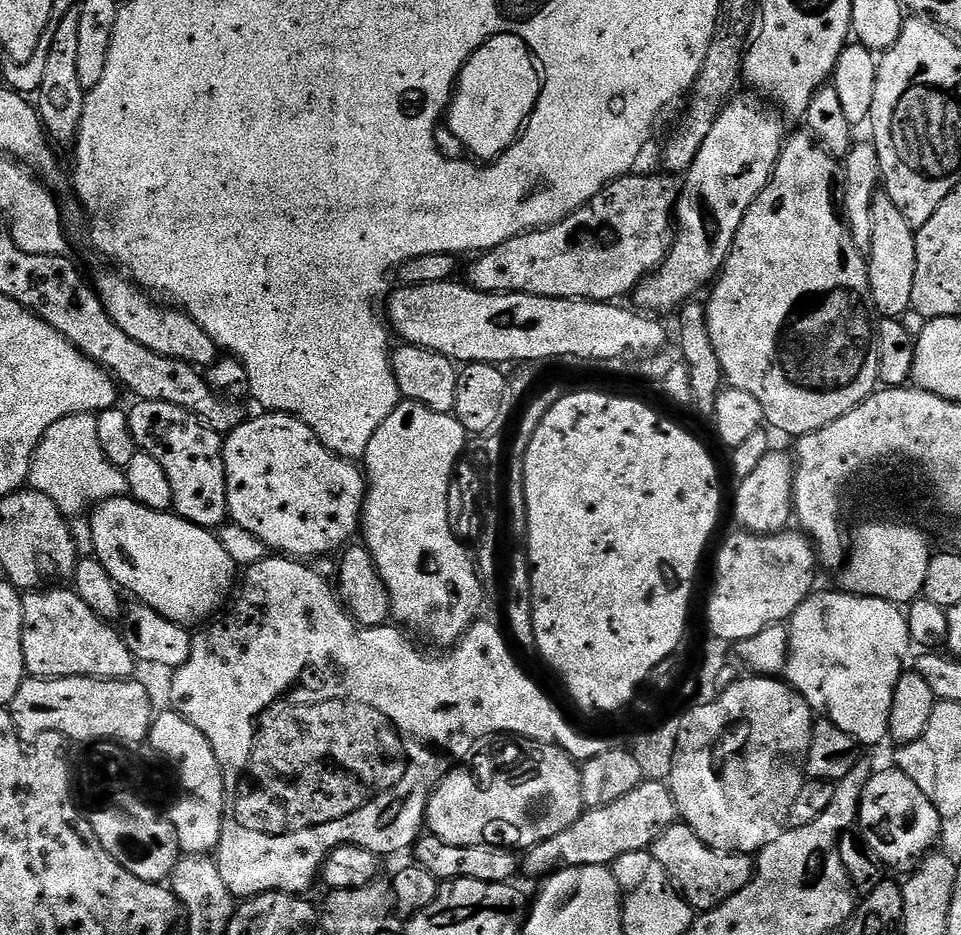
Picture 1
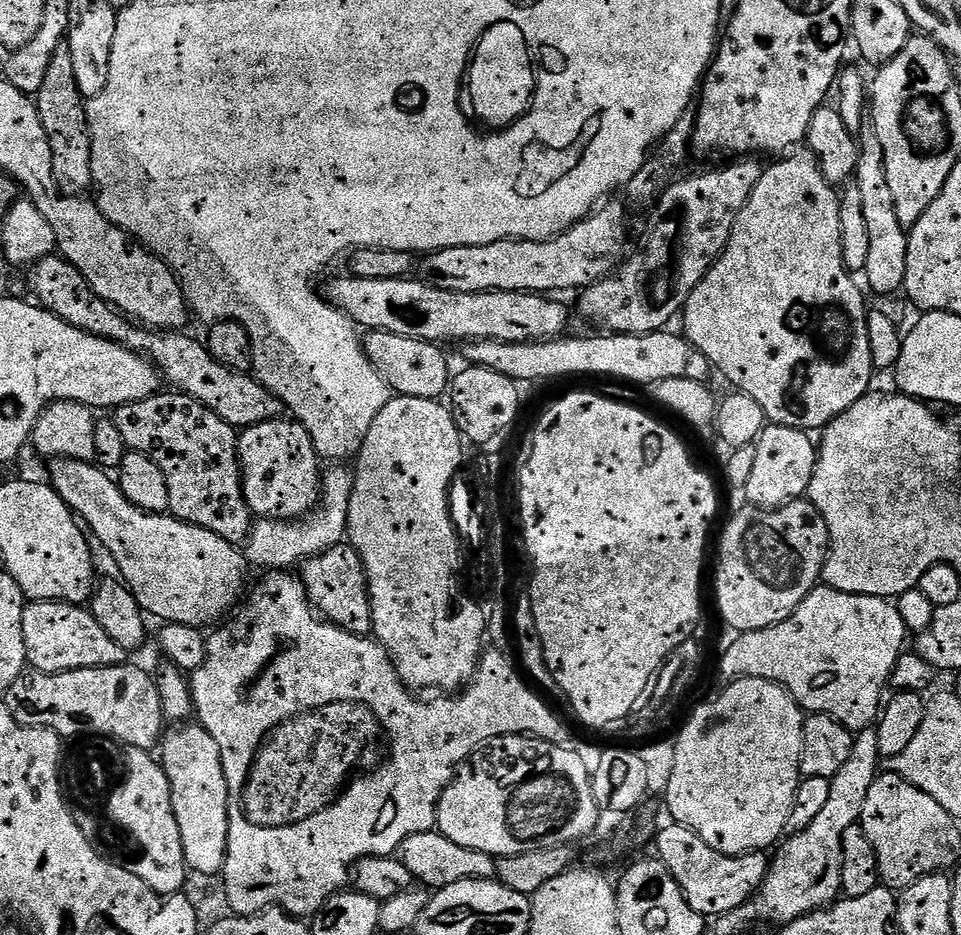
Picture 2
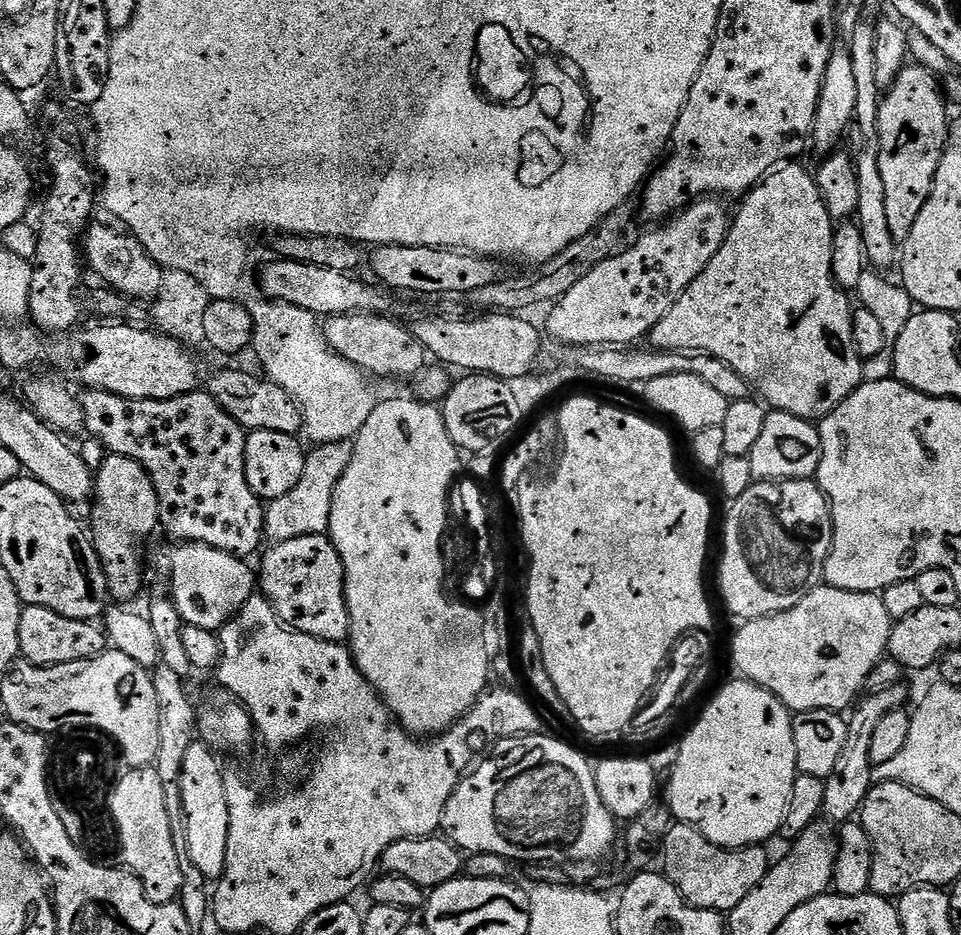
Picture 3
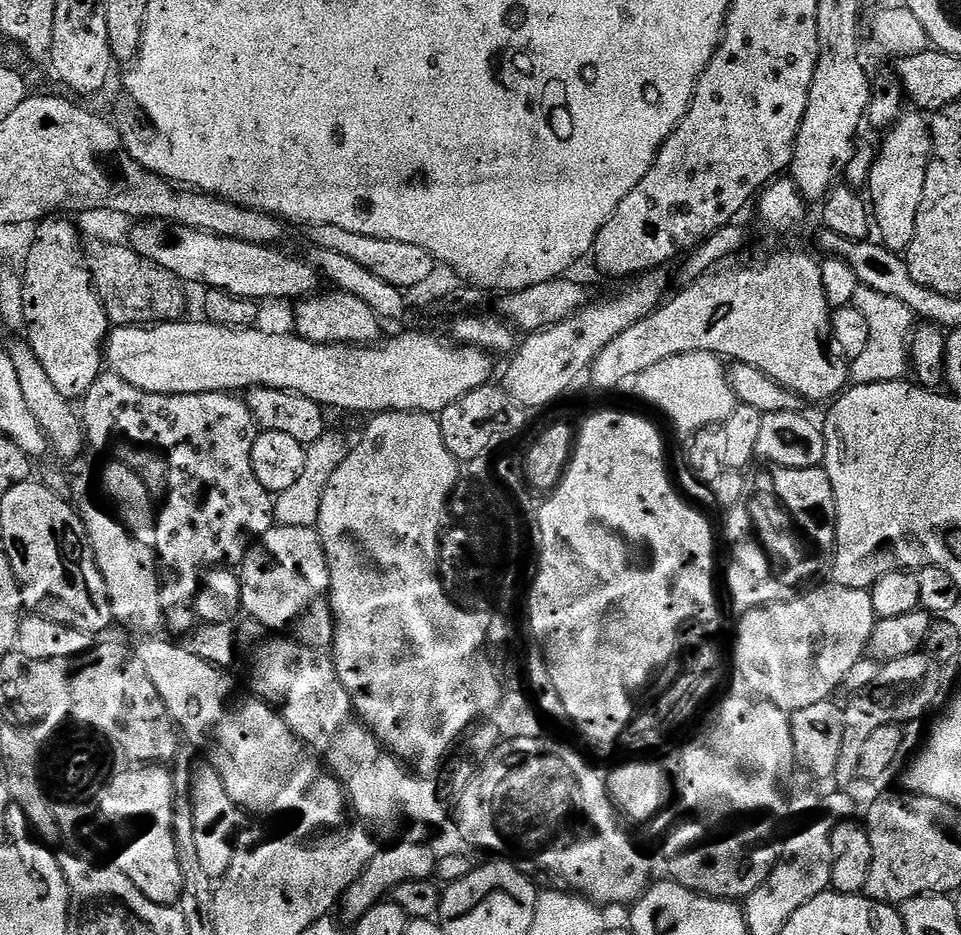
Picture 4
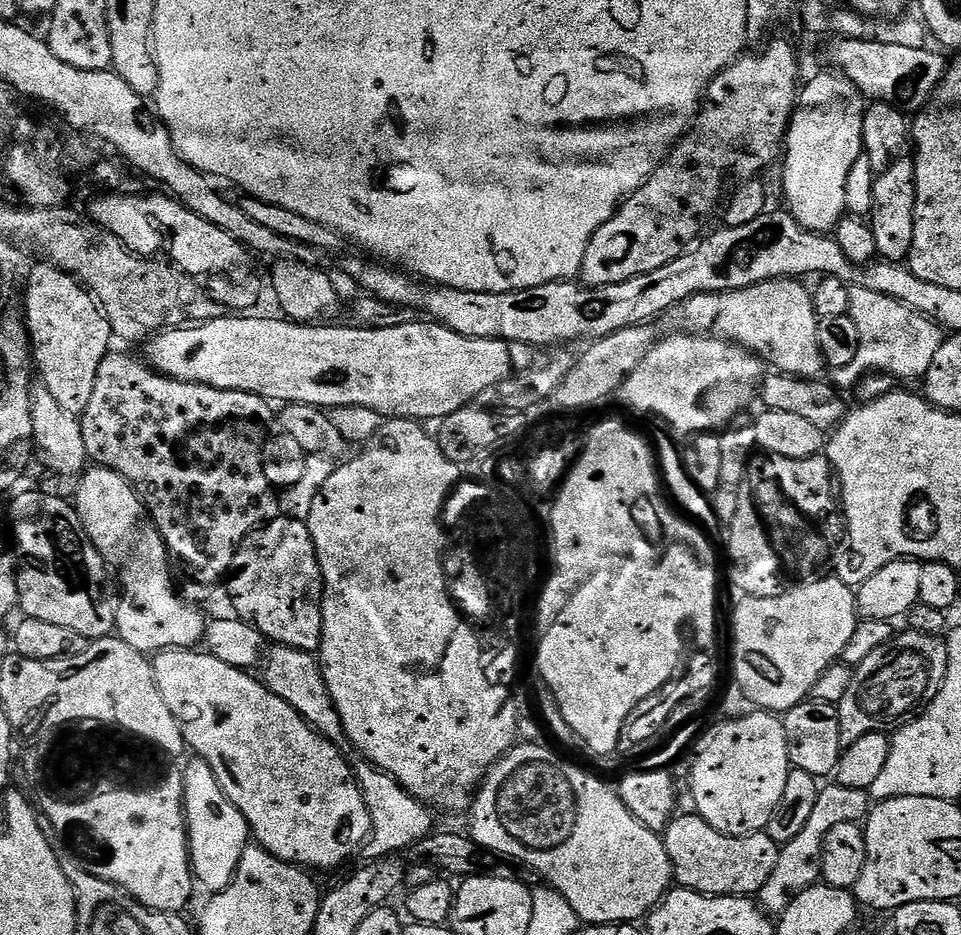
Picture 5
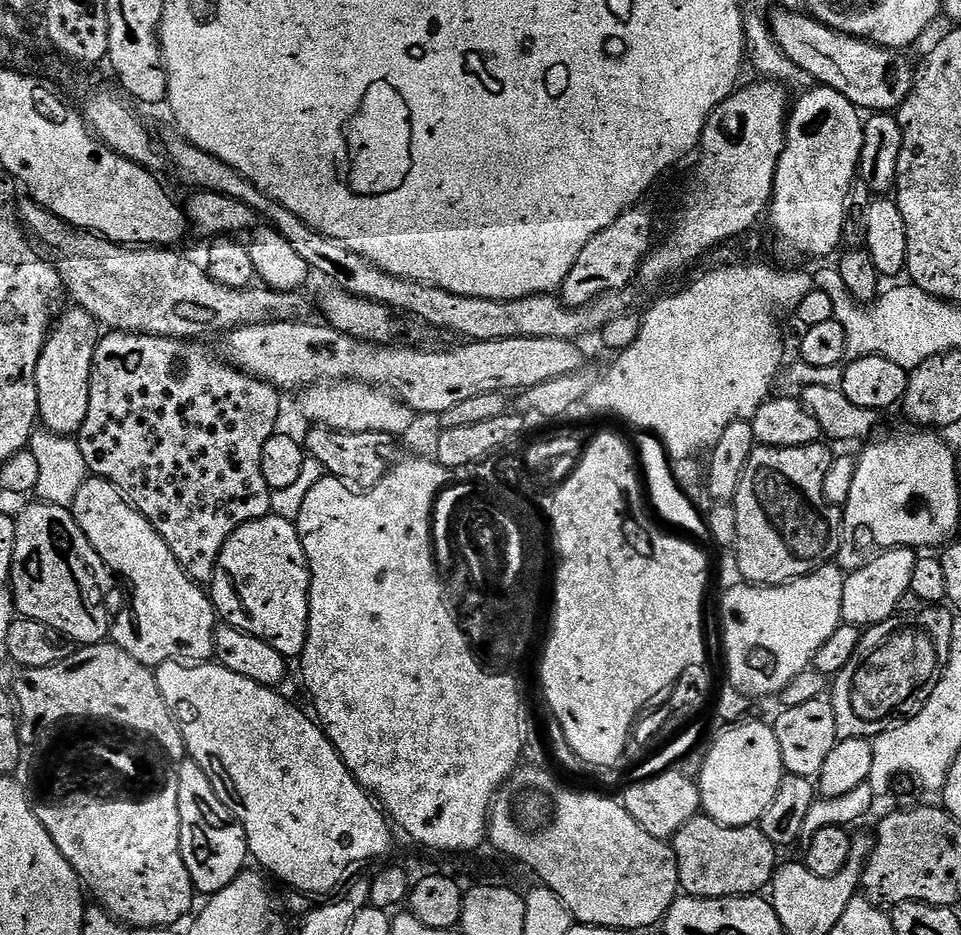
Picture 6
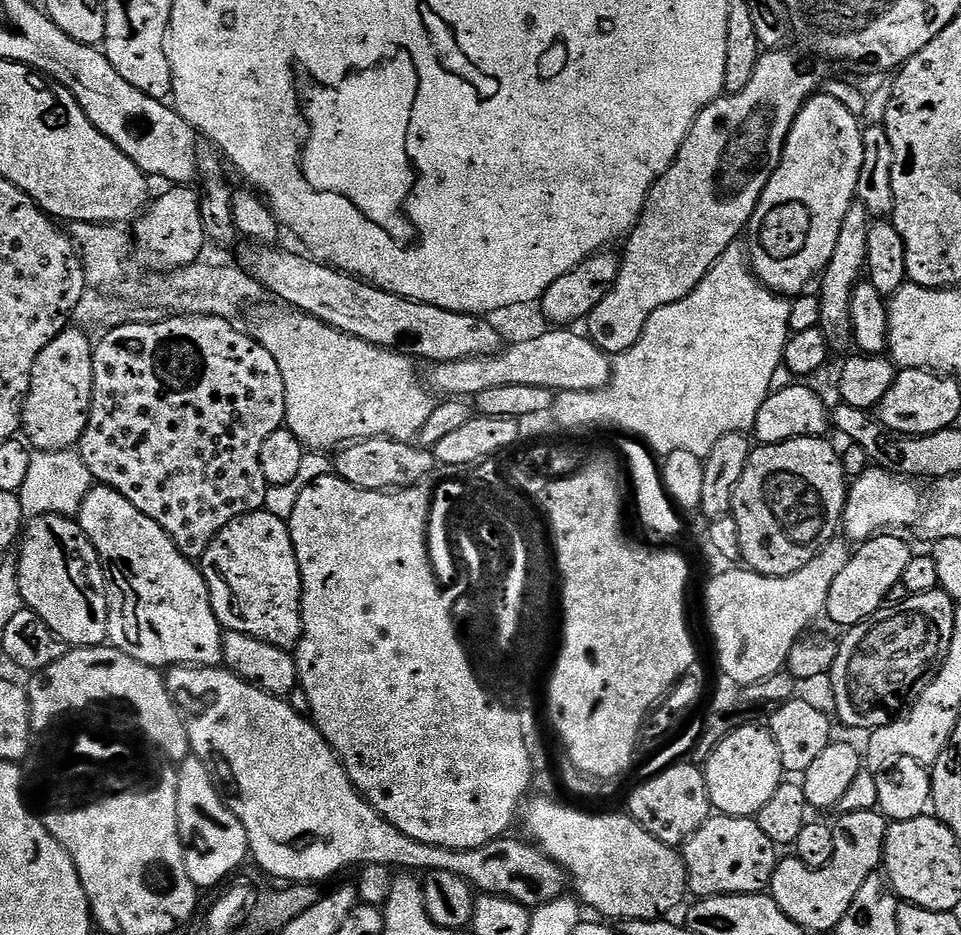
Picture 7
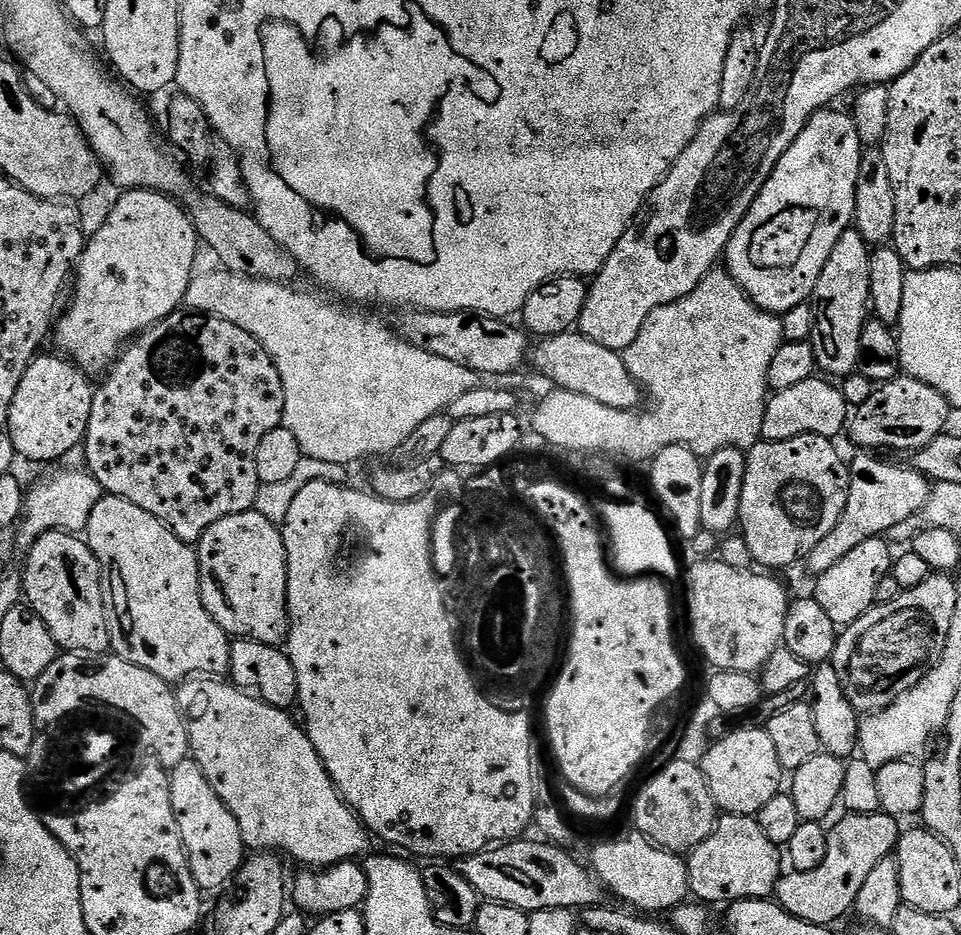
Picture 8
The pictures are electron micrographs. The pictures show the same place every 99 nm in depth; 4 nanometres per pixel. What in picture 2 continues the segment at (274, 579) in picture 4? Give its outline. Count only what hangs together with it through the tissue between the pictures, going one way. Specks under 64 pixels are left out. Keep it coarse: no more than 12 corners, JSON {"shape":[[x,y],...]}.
{"shape":[[343,543],[299,565],[308,603],[355,636],[371,633],[364,563]]}

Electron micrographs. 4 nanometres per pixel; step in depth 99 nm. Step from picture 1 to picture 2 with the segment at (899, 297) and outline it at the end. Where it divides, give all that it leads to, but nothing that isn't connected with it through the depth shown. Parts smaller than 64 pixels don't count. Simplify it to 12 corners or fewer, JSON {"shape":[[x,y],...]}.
{"shape":[[871,118],[858,128],[854,182],[870,237],[863,275],[877,297],[899,293],[908,232],[886,182]]}

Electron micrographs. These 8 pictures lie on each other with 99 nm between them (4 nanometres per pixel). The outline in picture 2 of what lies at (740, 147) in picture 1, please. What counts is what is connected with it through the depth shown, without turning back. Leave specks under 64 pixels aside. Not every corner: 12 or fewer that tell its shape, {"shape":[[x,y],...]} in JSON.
{"shape":[[759,159],[671,184],[615,274],[597,329],[667,329],[730,242]]}

